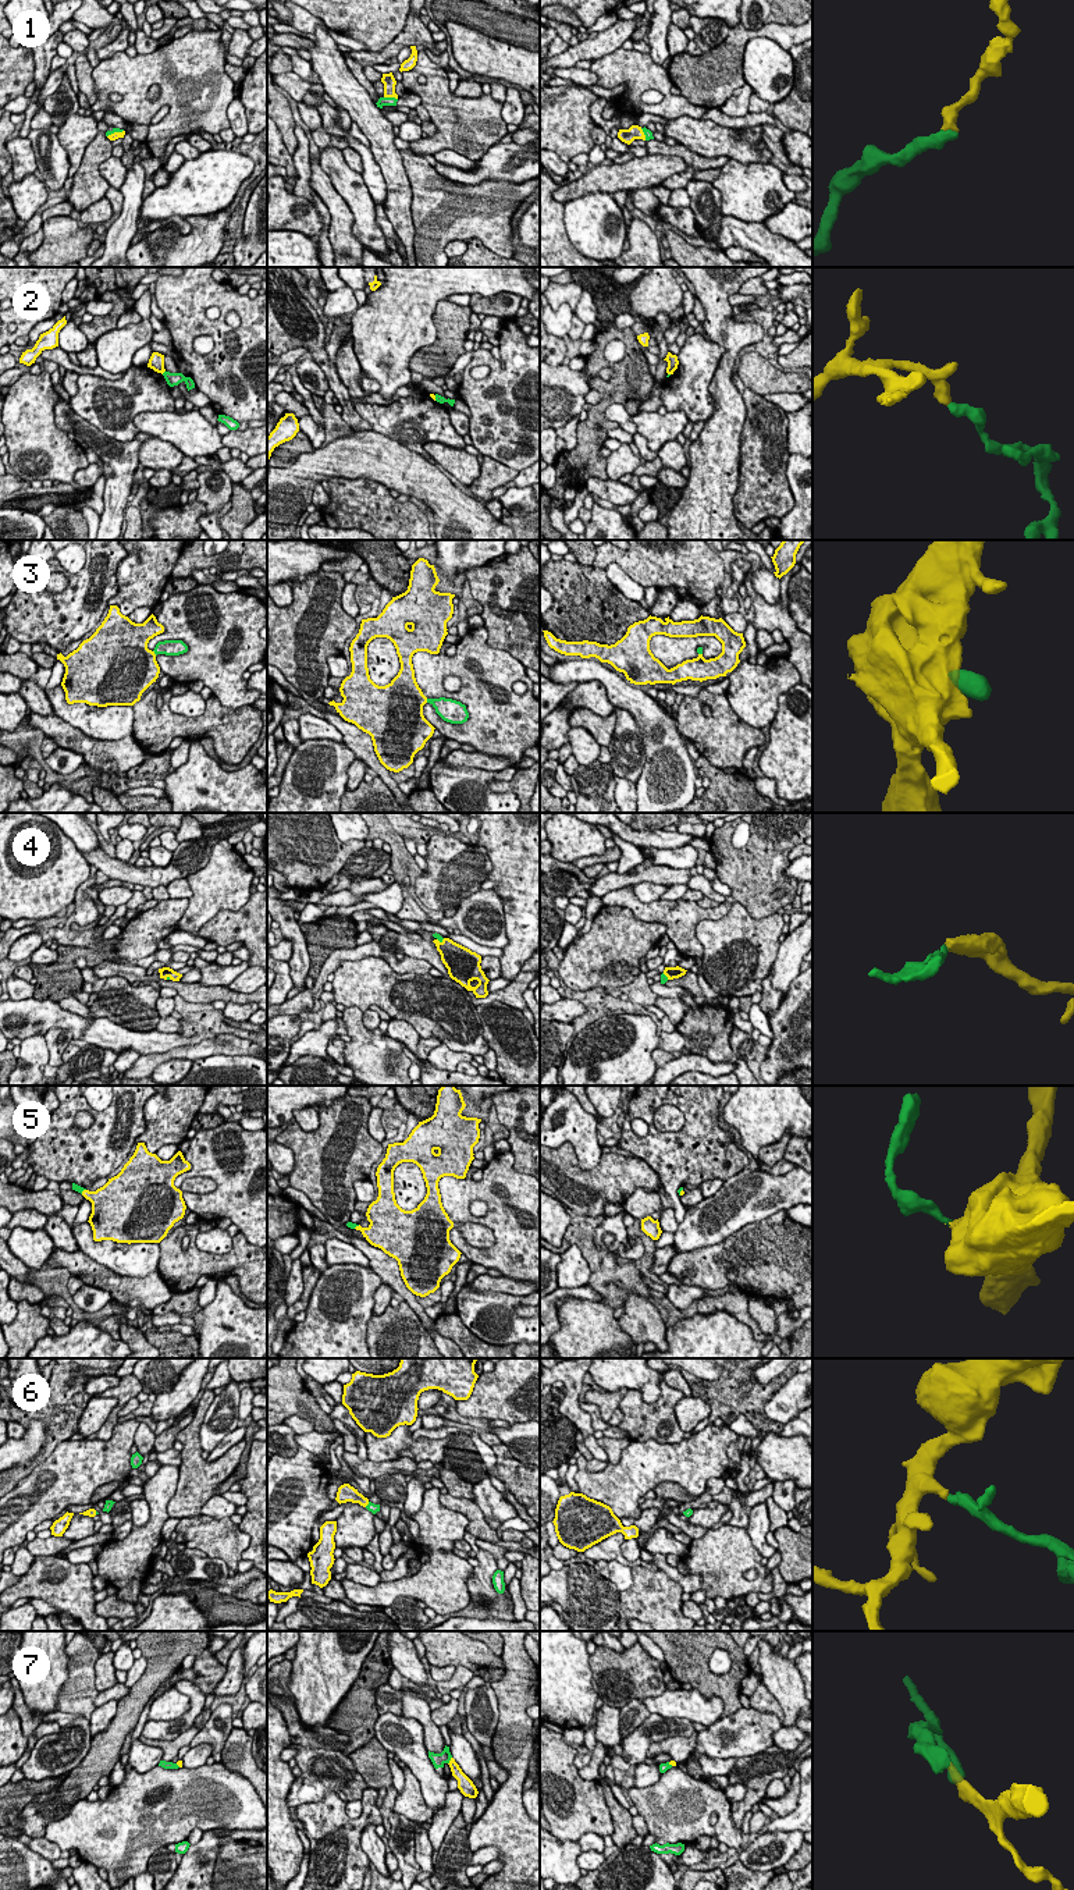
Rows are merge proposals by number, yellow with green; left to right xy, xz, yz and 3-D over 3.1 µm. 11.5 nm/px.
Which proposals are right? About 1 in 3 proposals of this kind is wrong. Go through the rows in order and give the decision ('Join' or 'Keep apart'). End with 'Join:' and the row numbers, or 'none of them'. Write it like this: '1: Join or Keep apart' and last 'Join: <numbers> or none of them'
1: Join
2: Keep apart
3: Join
4: Join
5: Join
6: Join
7: Join
Join: 1, 3, 4, 5, 6, 7

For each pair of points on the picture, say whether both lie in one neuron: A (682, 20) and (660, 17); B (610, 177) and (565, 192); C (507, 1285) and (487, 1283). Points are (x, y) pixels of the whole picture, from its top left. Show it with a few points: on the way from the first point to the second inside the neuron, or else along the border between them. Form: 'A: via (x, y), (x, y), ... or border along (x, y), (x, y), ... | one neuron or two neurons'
A: border along (672, 14), (671, 22) | two neurons
B: via (598, 180), (576, 188) | one neuron
C: via (502, 1285), (491, 1283) | one neuron

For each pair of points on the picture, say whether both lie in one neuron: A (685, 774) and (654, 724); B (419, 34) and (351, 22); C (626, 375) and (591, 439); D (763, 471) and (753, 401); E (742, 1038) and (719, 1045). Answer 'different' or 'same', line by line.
A: same
B: different
C: same
D: same
E: different

